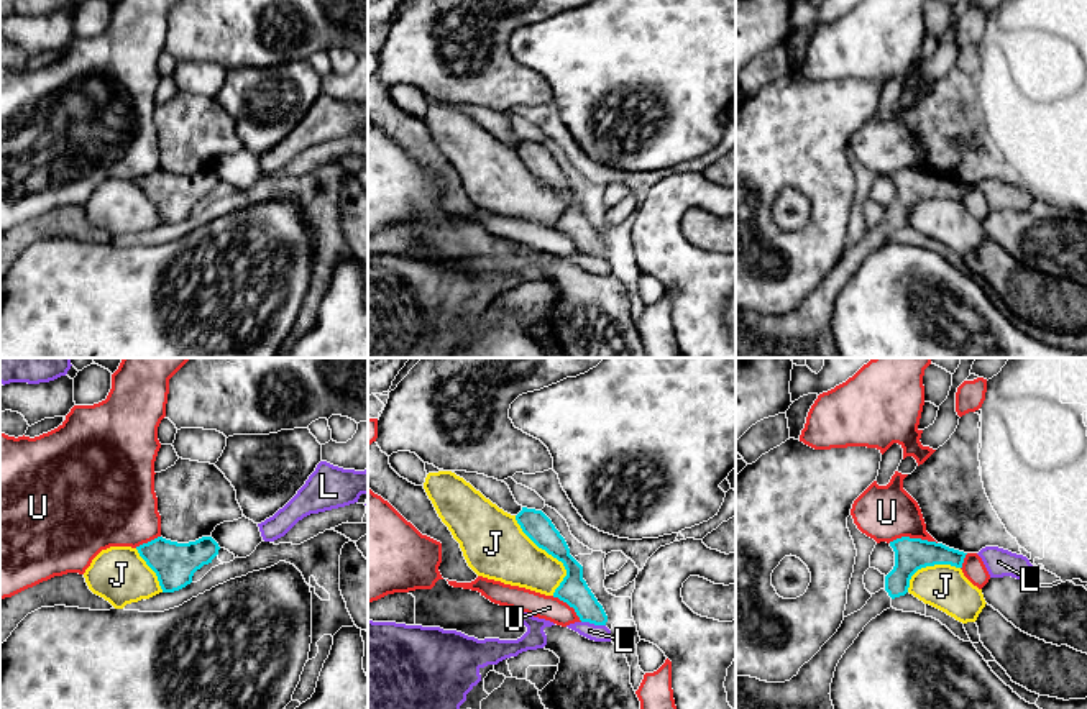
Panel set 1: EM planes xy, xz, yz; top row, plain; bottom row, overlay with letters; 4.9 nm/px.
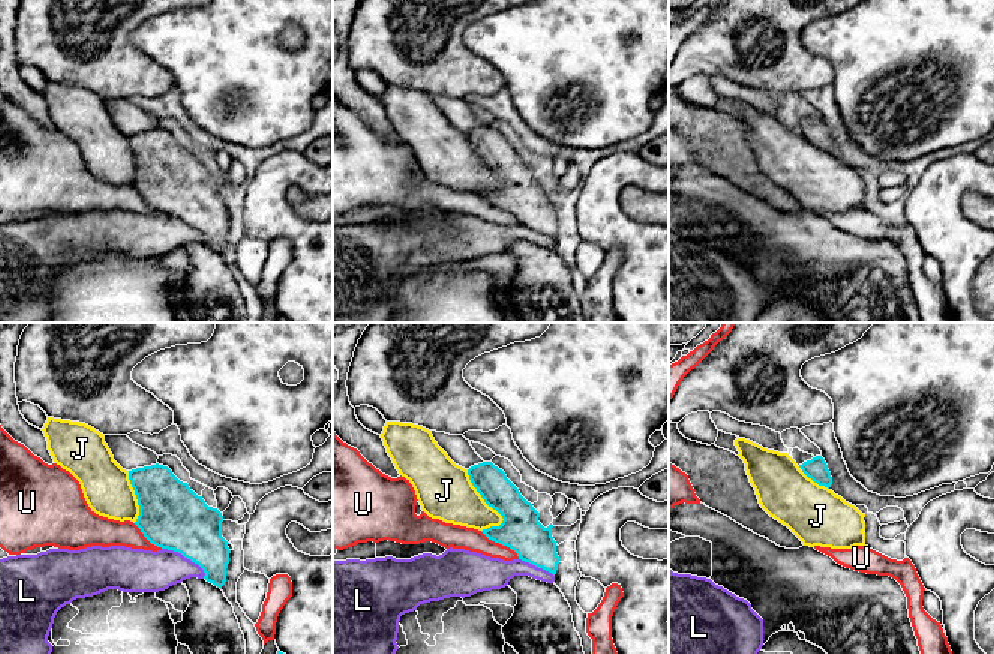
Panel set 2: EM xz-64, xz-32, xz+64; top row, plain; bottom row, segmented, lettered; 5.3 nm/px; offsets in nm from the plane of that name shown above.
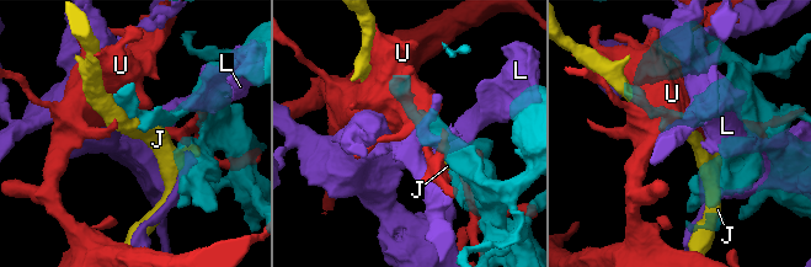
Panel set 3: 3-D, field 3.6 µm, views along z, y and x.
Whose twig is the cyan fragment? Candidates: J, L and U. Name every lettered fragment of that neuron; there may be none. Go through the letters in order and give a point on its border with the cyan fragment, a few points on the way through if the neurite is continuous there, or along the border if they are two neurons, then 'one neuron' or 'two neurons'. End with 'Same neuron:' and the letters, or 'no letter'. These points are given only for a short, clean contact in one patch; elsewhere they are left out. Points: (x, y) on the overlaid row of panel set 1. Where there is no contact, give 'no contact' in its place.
J: xz (550, 553) | two neurons
L: xz (593, 622) | two neurons
U: yz (913, 539) | two neurons
Same neuron: no letter

